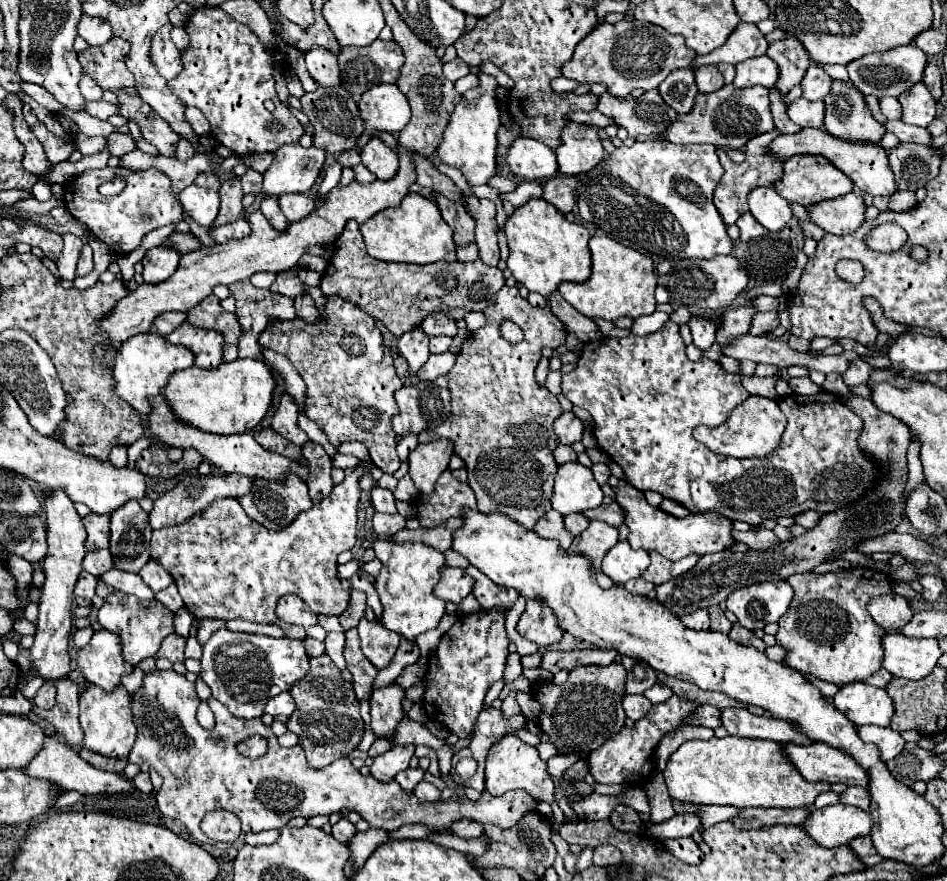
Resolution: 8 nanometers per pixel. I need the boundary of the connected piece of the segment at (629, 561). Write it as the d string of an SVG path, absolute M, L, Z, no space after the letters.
M619 541L615 547L609 549L609 553L603 559L603 573L613 583L627 583L629 579L637 579L643 575L643 571L649 567L649 553L645 549L633 549L629 541Z

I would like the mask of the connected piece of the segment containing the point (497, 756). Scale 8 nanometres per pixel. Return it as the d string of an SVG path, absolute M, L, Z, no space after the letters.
M507 735L503 737L499 743L495 743L491 749L489 749L489 755L487 755L487 767L485 767L485 785L487 785L487 791L491 795L503 795L511 789L525 789L529 791L535 799L543 799L547 803L553 805L553 817L554 821L551 822L551 828L553 831L559 832L560 827L564 823L564 813L560 809L559 805L555 803L555 797L553 797L553 791L555 791L555 785L553 785L553 779L551 775L547 773L547 763L539 757L537 749L523 743L519 737L515 735Z

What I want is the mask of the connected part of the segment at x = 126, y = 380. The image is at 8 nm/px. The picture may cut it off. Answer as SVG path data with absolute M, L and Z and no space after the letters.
M139 333L131 339L127 339L115 357L115 367L113 367L113 377L117 381L115 393L123 397L135 411L141 415L147 415L151 411L149 397L155 397L159 391L165 389L167 379L171 373L187 369L193 365L193 353L181 345L171 345L163 335L159 333Z

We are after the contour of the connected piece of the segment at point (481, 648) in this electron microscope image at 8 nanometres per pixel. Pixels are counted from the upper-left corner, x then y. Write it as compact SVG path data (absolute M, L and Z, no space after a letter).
M501 609L459 615L455 625L441 637L433 657L429 657L427 675L423 681L423 707L427 717L447 727L459 739L471 737L475 719L485 709L485 695L489 687L503 677L509 655L507 647L509 637L505 631L505 613Z

